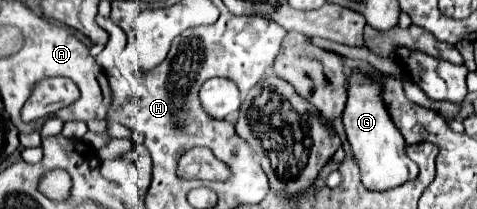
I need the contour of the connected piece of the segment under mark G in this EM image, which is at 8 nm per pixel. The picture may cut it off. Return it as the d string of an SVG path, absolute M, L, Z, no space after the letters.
M359 72L351 74L349 86L347 86L347 106L343 110L343 126L345 126L347 140L351 144L353 158L357 160L361 170L361 182L367 190L383 192L417 178L419 174L417 164L411 162L411 158L405 154L407 144L401 132L391 122L391 116L381 98L379 82L373 82L371 78Z

